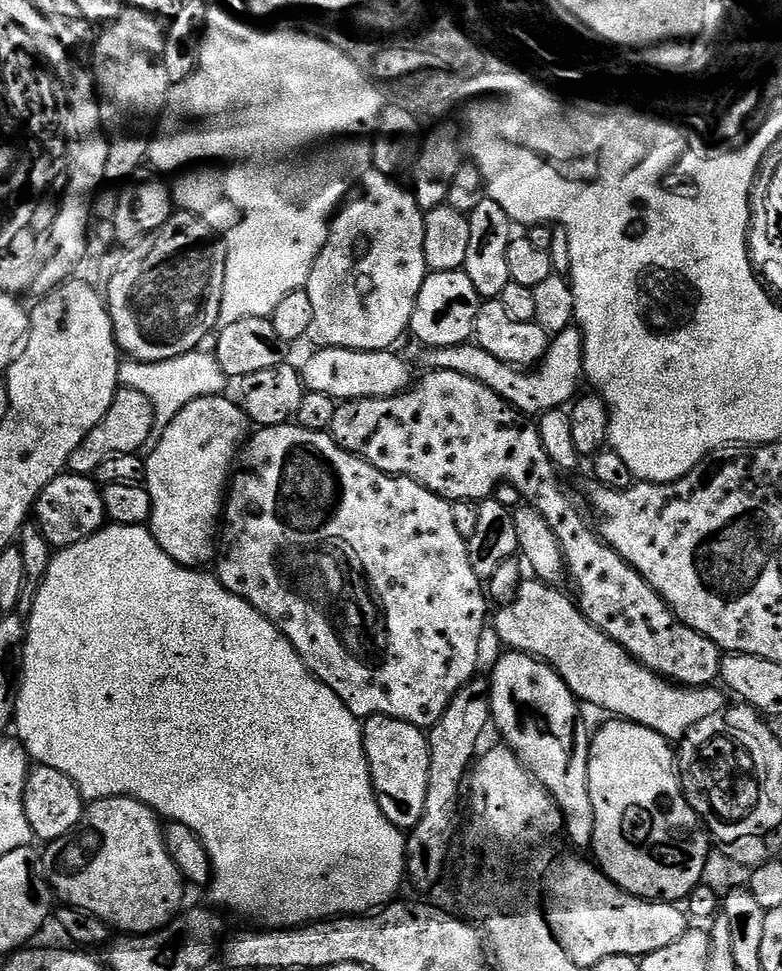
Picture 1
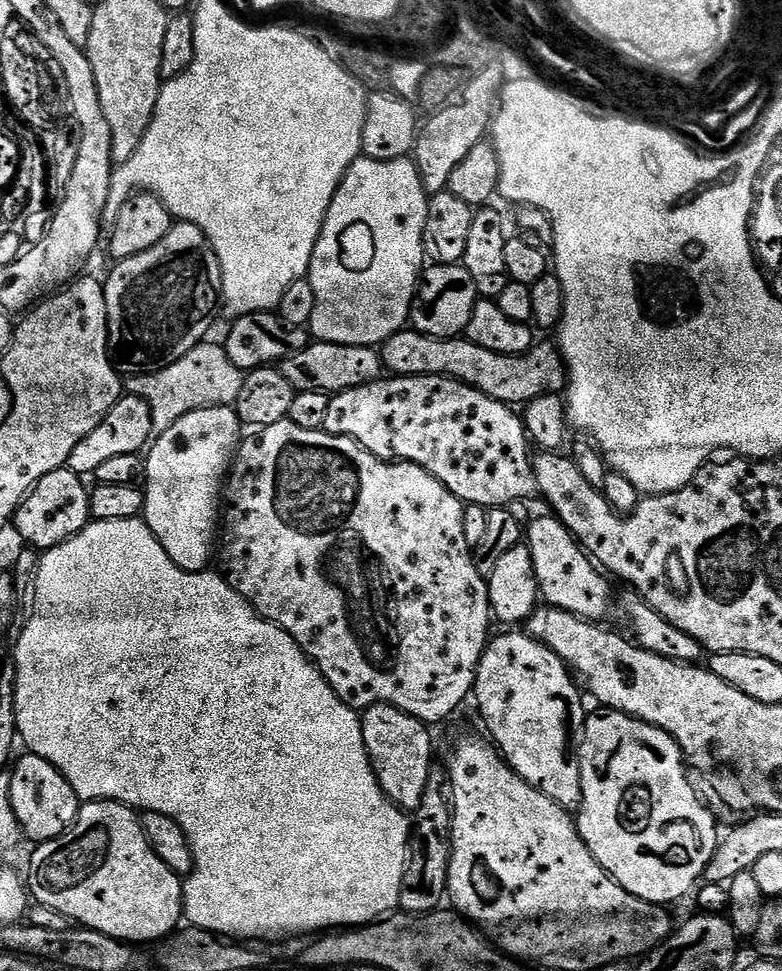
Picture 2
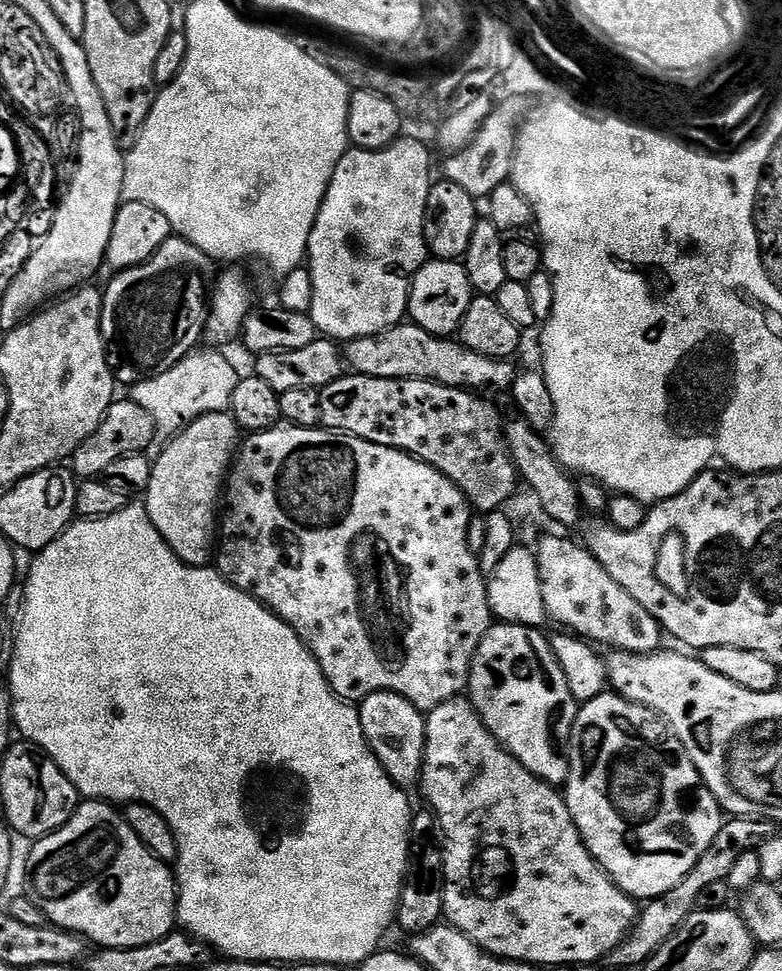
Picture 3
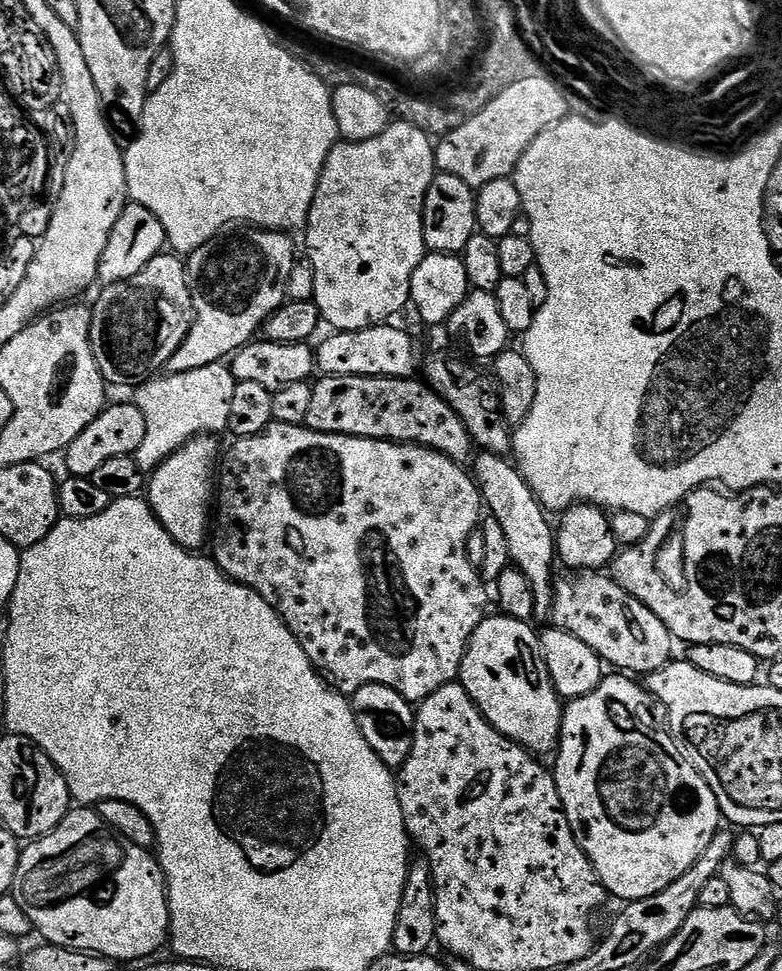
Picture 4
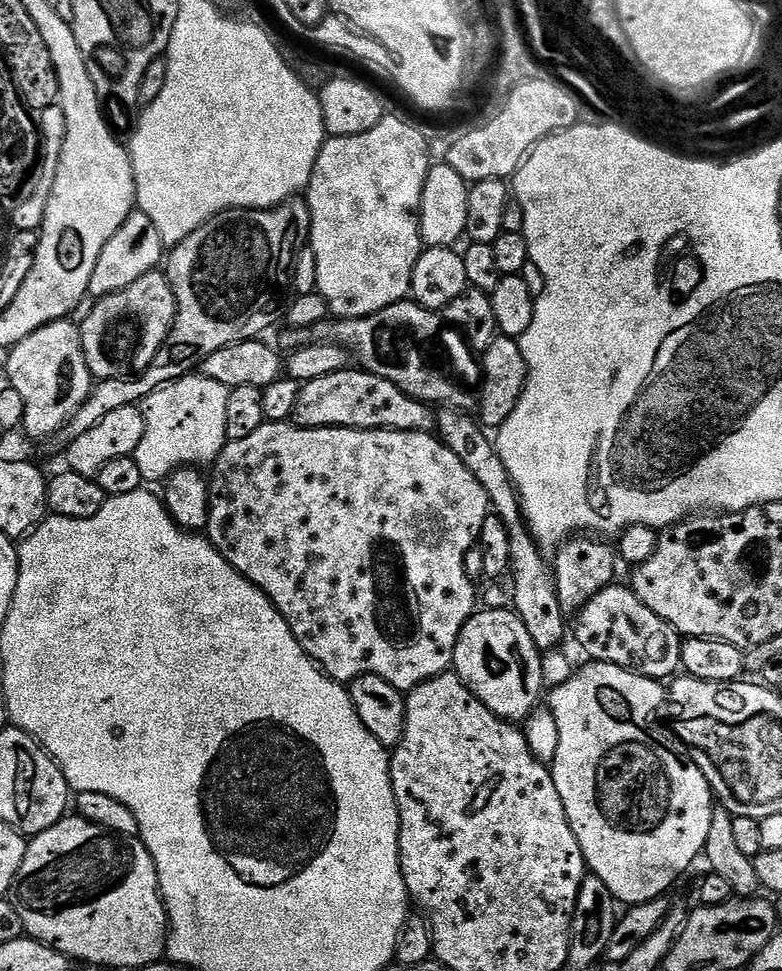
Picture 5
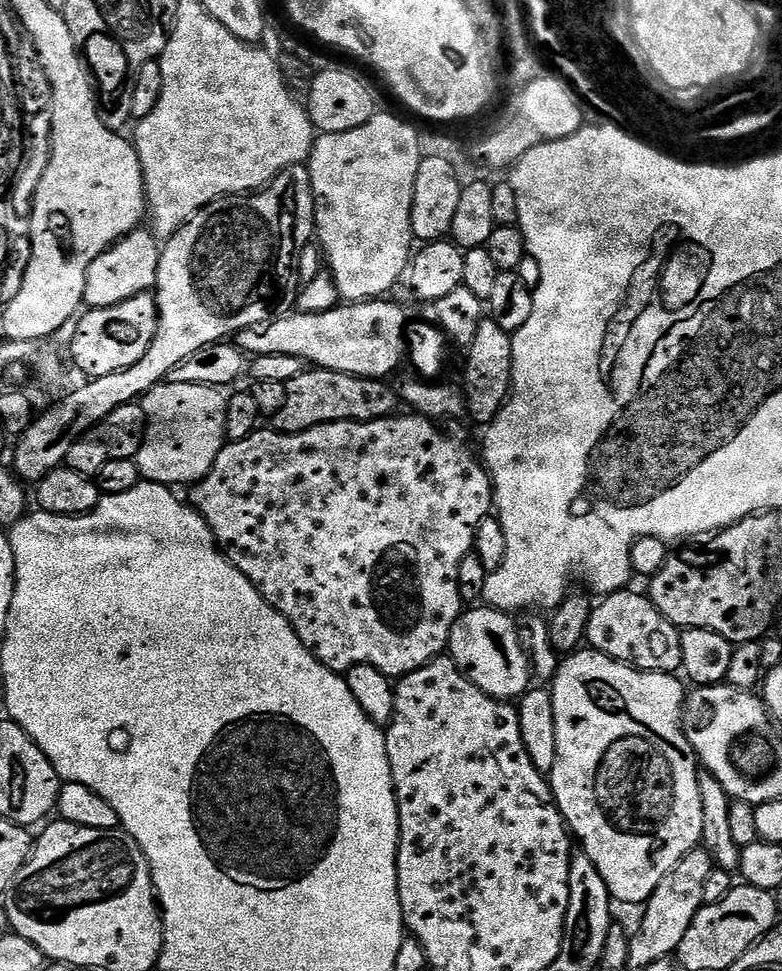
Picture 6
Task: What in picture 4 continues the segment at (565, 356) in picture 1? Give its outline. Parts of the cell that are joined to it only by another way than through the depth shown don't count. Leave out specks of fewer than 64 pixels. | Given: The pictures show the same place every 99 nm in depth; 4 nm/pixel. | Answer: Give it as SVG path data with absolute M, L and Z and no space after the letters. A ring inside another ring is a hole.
M391 323L366 330L333 331L320 345L315 345L316 364L325 376L399 376L412 378L422 364L416 344L400 328Z

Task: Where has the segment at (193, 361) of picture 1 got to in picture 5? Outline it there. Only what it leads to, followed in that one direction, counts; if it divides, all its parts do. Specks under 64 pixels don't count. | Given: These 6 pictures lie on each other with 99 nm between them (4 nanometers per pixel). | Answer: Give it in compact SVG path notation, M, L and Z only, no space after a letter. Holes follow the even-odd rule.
M202 374L183 376L154 390L142 402L146 430L134 454L145 482L167 481L180 468L211 466L229 438L226 434L226 402L230 389Z

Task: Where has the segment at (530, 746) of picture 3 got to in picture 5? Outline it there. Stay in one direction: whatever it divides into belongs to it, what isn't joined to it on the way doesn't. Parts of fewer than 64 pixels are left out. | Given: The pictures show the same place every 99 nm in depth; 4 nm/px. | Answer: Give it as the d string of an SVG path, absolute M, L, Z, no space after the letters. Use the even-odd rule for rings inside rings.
M485 607L473 612L466 626L462 626L462 634L458 634L458 642L454 646L452 668L460 681L494 715L509 722L523 722L541 703L546 692L542 660L540 647L534 638L530 638L515 611L507 607Z

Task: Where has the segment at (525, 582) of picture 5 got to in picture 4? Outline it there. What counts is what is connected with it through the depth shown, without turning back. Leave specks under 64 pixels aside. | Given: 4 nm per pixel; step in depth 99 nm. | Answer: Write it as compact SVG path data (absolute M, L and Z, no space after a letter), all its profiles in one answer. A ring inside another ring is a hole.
M481 451L475 457L475 464L474 479L483 503L505 531L506 542L510 542L512 564L525 576L533 591L533 617L547 621L551 617L552 606L556 603L556 584L552 580L552 571L558 568L558 557L553 521L552 524L548 521L549 513L540 504L540 499L526 482L519 467L509 457Z

